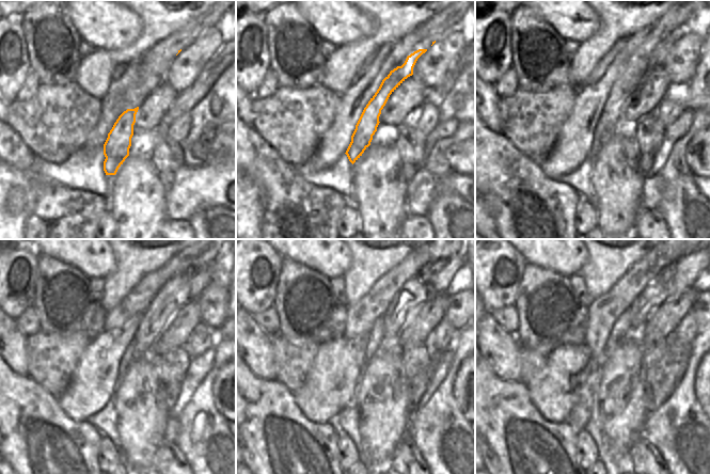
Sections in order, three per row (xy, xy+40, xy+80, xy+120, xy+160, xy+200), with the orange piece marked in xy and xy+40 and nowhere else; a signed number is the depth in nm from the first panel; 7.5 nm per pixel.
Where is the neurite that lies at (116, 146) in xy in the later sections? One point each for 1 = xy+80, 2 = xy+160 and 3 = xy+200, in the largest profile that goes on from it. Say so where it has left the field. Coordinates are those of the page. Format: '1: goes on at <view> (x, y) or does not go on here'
1: goes on at xy+80 (636, 69)
2: goes on at xy+160 (399, 311)
3: goes on at xy+200 (685, 269)

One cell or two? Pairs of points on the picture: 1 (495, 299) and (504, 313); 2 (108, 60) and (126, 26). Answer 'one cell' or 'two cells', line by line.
1: two cells
2: two cells

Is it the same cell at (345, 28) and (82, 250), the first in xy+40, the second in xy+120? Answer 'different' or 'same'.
same

